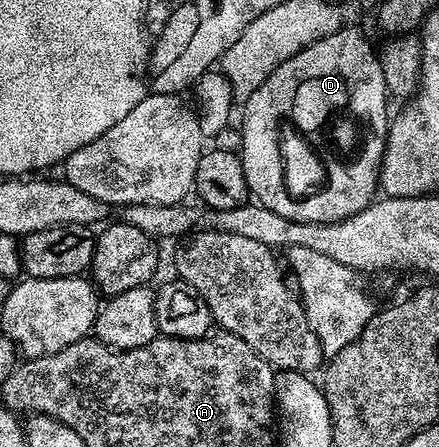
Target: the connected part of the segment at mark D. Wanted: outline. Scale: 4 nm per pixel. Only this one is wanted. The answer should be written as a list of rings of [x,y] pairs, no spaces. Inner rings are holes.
[[[343,26],[336,34],[328,34],[324,38],[320,38],[316,42],[312,42],[312,46],[308,46],[304,50],[300,50],[300,54],[296,54],[292,58],[288,58],[288,62],[284,62],[280,66],[276,66],[276,70],[272,70],[272,74],[260,86],[260,90],[256,90],[252,94],[252,98],[245,101],[242,112],[242,121],[240,127],[242,129],[242,165],[244,166],[244,178],[250,185],[250,196],[256,198],[257,203],[266,205],[268,210],[273,212],[281,212],[284,218],[289,220],[311,220],[313,222],[340,222],[354,215],[357,212],[363,212],[369,204],[375,201],[375,191],[379,191],[378,173],[382,170],[382,157],[386,153],[386,133],[388,131],[388,116],[386,120],[386,100],[388,101],[388,93],[385,84],[384,70],[380,66],[380,56],[377,51],[370,52],[370,48],[366,44],[362,44],[362,36],[356,29],[350,26]],[[285,120],[291,120],[296,127],[302,131],[302,160],[290,160],[286,164],[286,168],[282,165],[282,143],[285,142],[286,136],[282,133],[282,123]],[[354,120],[358,120],[358,124],[362,124],[362,128],[358,128],[358,132],[362,132],[362,148],[358,148],[358,152],[350,152],[350,140],[354,140]],[[330,136],[338,136],[338,140],[342,140],[342,152],[338,152],[338,148],[334,148],[334,144],[330,144]]]

